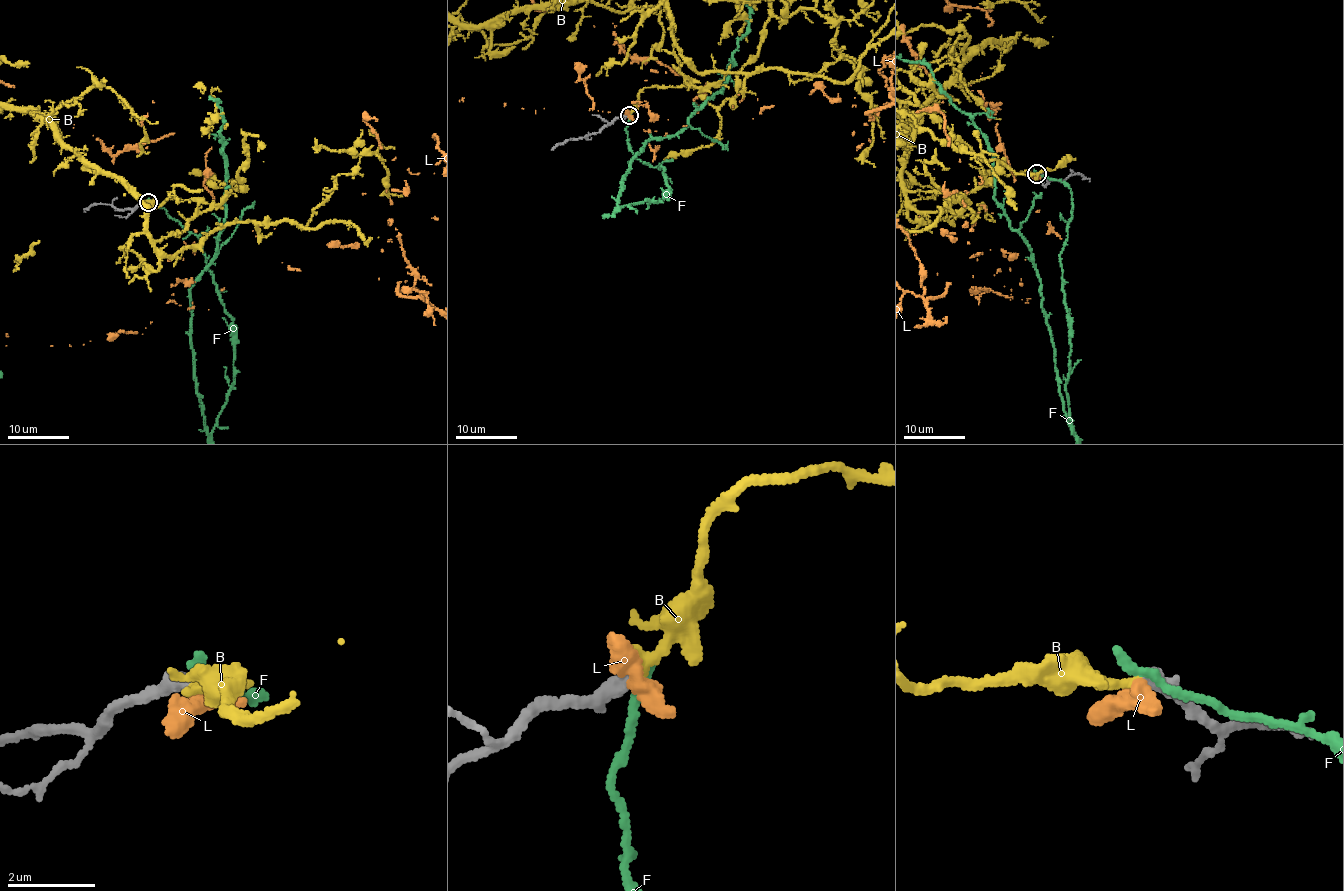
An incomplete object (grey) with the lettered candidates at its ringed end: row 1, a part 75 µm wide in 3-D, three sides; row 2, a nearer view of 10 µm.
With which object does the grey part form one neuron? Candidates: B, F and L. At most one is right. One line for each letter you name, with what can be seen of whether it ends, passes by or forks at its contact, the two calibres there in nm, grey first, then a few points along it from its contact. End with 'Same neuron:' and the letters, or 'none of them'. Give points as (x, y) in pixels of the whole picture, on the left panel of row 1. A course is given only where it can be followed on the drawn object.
B: it ends there; 380 nm thick on the grey side, 220 nm on the other
Same neuron: B

